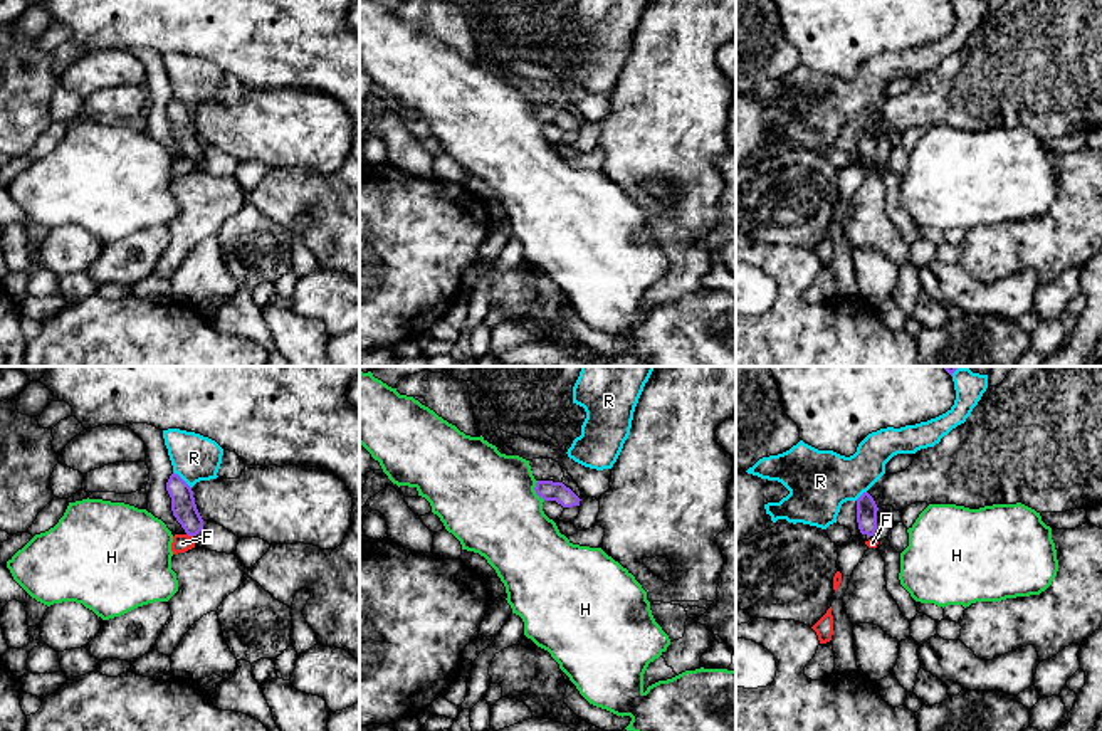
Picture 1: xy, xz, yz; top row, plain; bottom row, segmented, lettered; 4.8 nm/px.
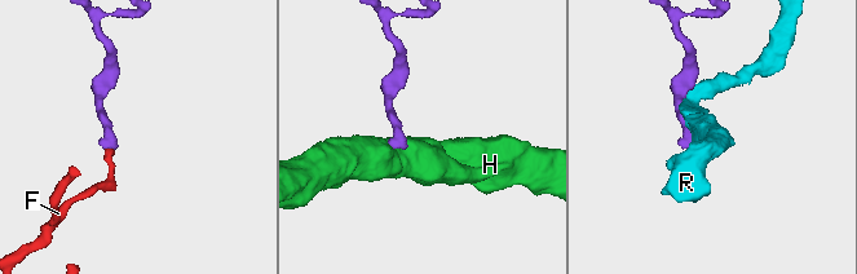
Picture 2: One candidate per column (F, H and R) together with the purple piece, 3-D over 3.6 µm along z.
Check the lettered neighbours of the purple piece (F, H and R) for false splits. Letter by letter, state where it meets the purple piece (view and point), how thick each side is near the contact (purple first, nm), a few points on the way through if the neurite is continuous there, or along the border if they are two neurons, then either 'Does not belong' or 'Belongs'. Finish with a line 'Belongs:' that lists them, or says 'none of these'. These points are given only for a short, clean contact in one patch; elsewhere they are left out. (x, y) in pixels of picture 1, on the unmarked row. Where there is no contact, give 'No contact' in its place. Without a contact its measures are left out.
F: Touches purple at xy (190, 158). Thickness 120 nm (purple) against 90 nm. Boundary: xy (187, 157), (192, 160). Does not belong
H: Touches purple at xz (535, 113). Thickness 100 nm (purple) against 460 nm. Does not belong
R: Touches purple at xy (182, 103). Thickness 120 nm (purple) against 220 nm. Does not belong
Belongs: none of these

